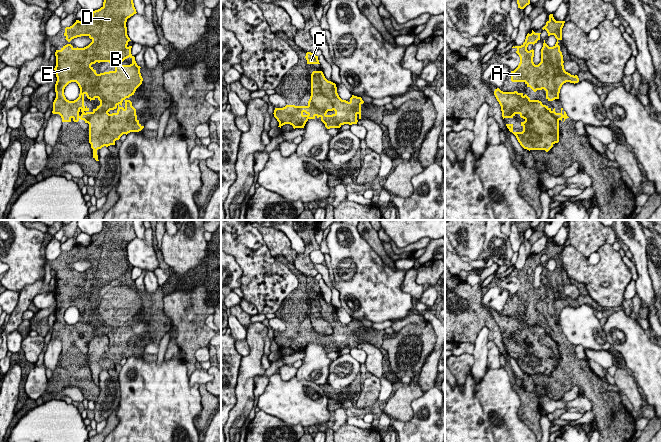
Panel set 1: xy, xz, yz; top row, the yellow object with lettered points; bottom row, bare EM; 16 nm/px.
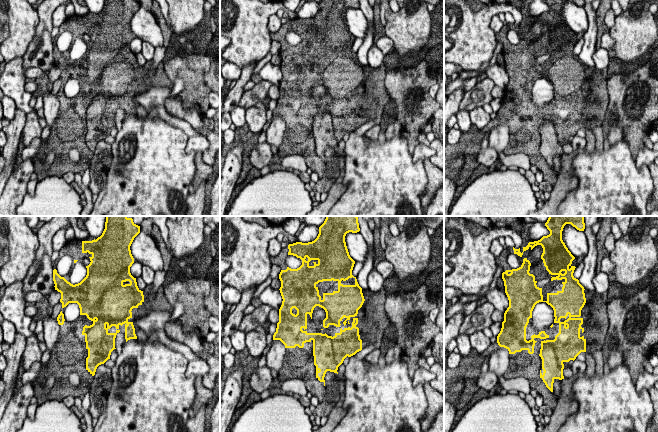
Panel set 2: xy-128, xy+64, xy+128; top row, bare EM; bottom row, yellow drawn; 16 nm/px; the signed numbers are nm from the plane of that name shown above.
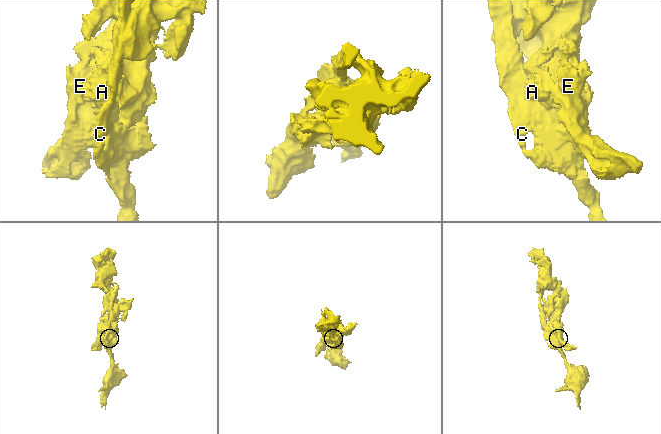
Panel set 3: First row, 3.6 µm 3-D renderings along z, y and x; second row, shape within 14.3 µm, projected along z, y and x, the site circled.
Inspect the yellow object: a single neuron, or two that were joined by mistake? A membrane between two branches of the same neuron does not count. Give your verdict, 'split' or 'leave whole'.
split

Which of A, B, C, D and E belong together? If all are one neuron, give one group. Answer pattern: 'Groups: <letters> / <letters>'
Groups: A B D E / C

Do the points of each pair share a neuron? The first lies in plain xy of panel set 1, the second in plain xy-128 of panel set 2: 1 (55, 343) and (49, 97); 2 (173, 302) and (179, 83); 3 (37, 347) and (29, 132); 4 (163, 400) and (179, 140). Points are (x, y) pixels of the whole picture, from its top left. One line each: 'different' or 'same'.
1: same
2: different
3: same
4: same

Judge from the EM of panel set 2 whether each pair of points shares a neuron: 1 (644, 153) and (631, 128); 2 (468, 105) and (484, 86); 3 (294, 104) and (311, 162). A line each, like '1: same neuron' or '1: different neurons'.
1: different neurons
2: same neuron
3: same neuron

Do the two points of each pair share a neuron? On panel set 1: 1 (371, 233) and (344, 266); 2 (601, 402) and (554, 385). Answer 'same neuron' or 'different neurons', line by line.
1: different neurons
2: same neuron

